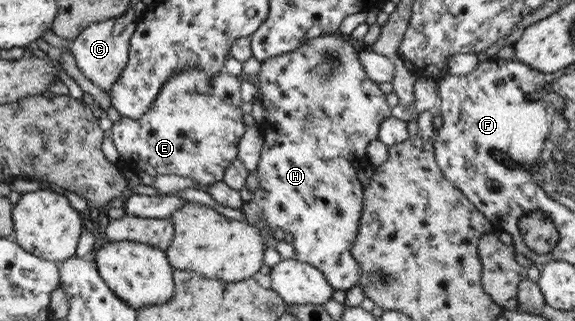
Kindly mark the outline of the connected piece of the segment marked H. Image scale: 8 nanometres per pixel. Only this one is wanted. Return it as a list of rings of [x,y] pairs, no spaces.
[[[337,32],[323,37],[314,37],[312,40],[300,44],[295,50],[260,62],[259,72],[254,79],[257,93],[259,94],[258,100],[262,103],[264,109],[264,122],[260,124],[263,137],[262,149],[260,150],[260,159],[256,167],[258,187],[251,194],[252,199],[246,201],[246,203],[243,202],[240,207],[246,222],[257,225],[257,227],[261,227],[263,231],[266,231],[266,233],[260,231],[262,237],[266,235],[274,237],[277,227],[283,233],[290,233],[293,239],[290,245],[294,248],[294,260],[313,265],[318,271],[322,272],[326,282],[335,290],[346,290],[357,285],[358,262],[354,260],[350,251],[356,237],[363,208],[363,188],[356,178],[356,171],[362,167],[370,166],[365,154],[366,146],[377,137],[378,125],[382,119],[390,116],[391,108],[386,104],[385,94],[378,88],[378,84],[368,79],[368,76],[364,73],[362,64],[358,60],[358,51],[362,50],[360,46],[360,43],[352,41]]]

